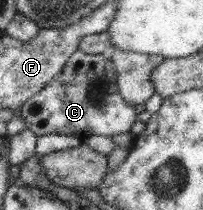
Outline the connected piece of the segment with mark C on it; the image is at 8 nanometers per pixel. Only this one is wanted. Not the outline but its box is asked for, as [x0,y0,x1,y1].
[18,50,137,142]

